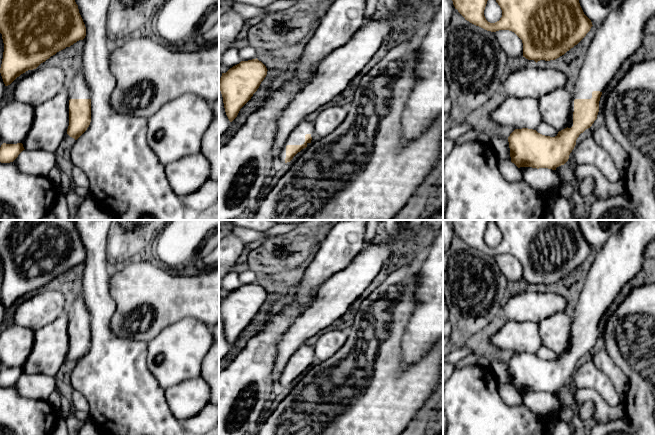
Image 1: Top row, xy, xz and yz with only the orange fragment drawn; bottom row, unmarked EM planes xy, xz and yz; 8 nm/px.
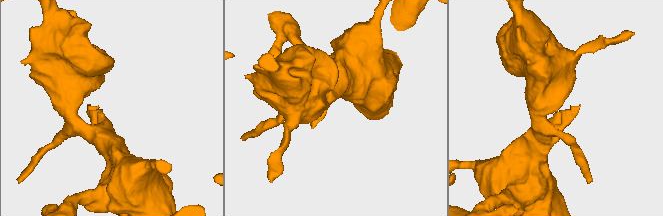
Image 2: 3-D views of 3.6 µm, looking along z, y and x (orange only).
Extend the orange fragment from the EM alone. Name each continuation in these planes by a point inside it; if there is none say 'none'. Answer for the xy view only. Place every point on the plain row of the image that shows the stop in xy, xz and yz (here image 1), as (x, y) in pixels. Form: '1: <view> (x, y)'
1: xy (78, 314)

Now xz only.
1: xz (297, 361)

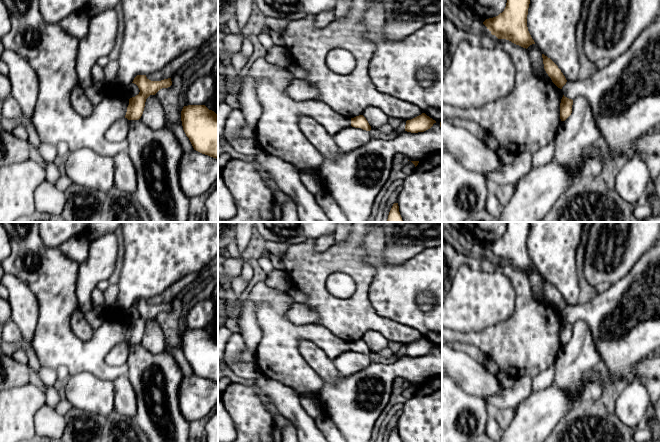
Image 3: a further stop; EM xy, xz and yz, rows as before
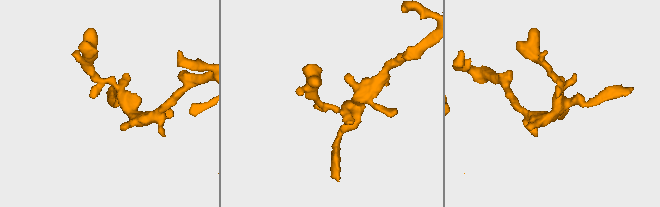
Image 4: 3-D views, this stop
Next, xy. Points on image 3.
none

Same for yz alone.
none

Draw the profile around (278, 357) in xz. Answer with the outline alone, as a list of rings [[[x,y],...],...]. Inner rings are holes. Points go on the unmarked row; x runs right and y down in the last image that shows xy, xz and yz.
[[[260,281],[253,286],[248,296],[255,303],[256,318],[262,331],[262,338],[255,352],[255,363],[260,374],[290,387],[299,396],[314,394],[321,389],[323,379],[301,355],[300,342],[309,340],[332,358],[351,350],[351,342],[343,341],[317,324],[298,326],[290,322],[286,313],[293,306],[294,299],[287,291],[271,288]]]

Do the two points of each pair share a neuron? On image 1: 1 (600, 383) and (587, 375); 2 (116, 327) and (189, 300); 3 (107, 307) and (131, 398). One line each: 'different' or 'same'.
1: same
2: same
3: same

